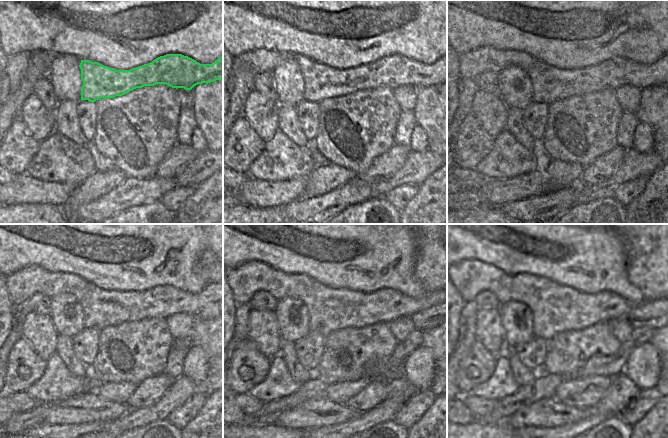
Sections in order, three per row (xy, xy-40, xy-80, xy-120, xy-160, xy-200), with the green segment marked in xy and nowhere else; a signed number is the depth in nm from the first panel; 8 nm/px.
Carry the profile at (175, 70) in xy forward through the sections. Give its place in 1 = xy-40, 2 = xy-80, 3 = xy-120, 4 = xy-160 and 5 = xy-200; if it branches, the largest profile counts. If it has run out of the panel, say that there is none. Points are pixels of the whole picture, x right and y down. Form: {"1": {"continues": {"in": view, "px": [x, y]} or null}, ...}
{"1": {"continues": {"in": "xy-40", "px": [322, 82]}}, "2": {"continues": {"in": "xy-80", "px": [550, 84]}}, "3": {"continues": {"in": "xy-120", "px": [101, 308]}}, "4": {"continues": {"in": "xy-160", "px": [330, 309]}}, "5": {"continues": {"in": "xy-200", "px": [556, 308]}}}

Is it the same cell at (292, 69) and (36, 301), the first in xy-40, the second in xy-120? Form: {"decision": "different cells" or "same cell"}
{"decision": "different cells"}

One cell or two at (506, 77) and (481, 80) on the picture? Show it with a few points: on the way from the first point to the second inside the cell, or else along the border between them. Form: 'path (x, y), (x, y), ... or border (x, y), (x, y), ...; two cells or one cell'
border (496, 74), (498, 77), (499, 95); two cells

